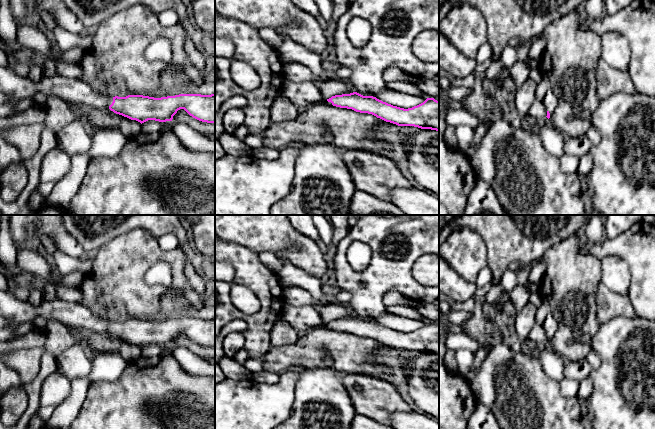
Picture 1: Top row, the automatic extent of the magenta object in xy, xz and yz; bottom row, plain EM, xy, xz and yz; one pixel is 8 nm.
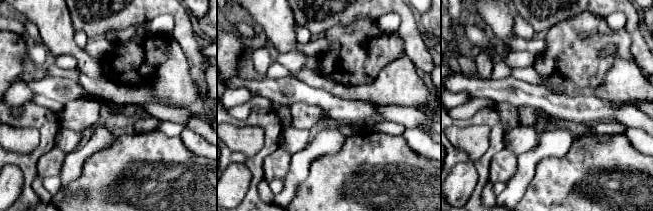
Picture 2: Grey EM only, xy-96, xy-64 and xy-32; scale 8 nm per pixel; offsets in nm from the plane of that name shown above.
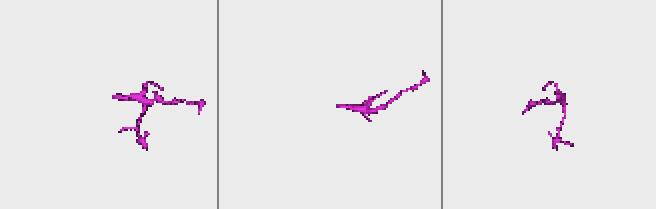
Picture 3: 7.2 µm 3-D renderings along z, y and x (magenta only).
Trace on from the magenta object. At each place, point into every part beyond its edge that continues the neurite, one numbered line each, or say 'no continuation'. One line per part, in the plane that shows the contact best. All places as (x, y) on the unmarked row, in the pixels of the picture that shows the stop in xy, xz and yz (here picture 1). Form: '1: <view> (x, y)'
1: xy (70, 314)

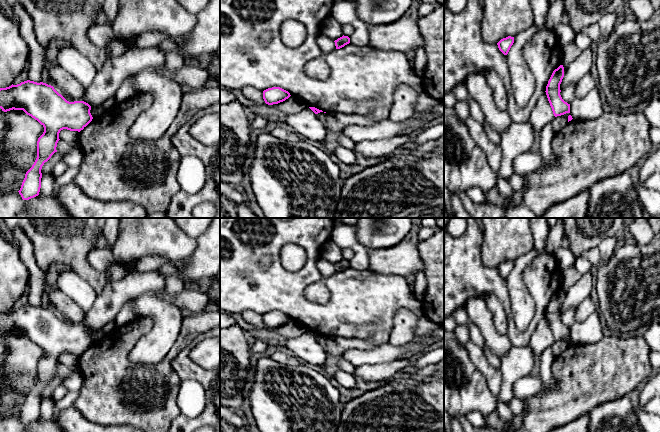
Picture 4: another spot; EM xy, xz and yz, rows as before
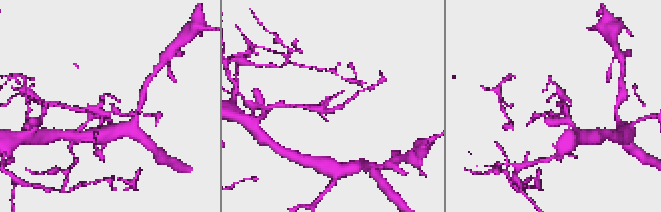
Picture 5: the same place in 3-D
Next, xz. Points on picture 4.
no continuation

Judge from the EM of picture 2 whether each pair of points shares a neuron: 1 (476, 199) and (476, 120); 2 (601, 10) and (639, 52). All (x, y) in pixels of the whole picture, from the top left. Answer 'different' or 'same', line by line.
1: same
2: same

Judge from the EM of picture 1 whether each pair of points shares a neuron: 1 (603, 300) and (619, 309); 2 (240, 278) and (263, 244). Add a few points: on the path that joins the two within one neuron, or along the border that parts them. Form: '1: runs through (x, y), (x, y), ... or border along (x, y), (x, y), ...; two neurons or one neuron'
1: runs through (607, 302), (610, 305), (615, 305); one neuron
2: border along (235, 243), (242, 244), (258, 253); two neurons

